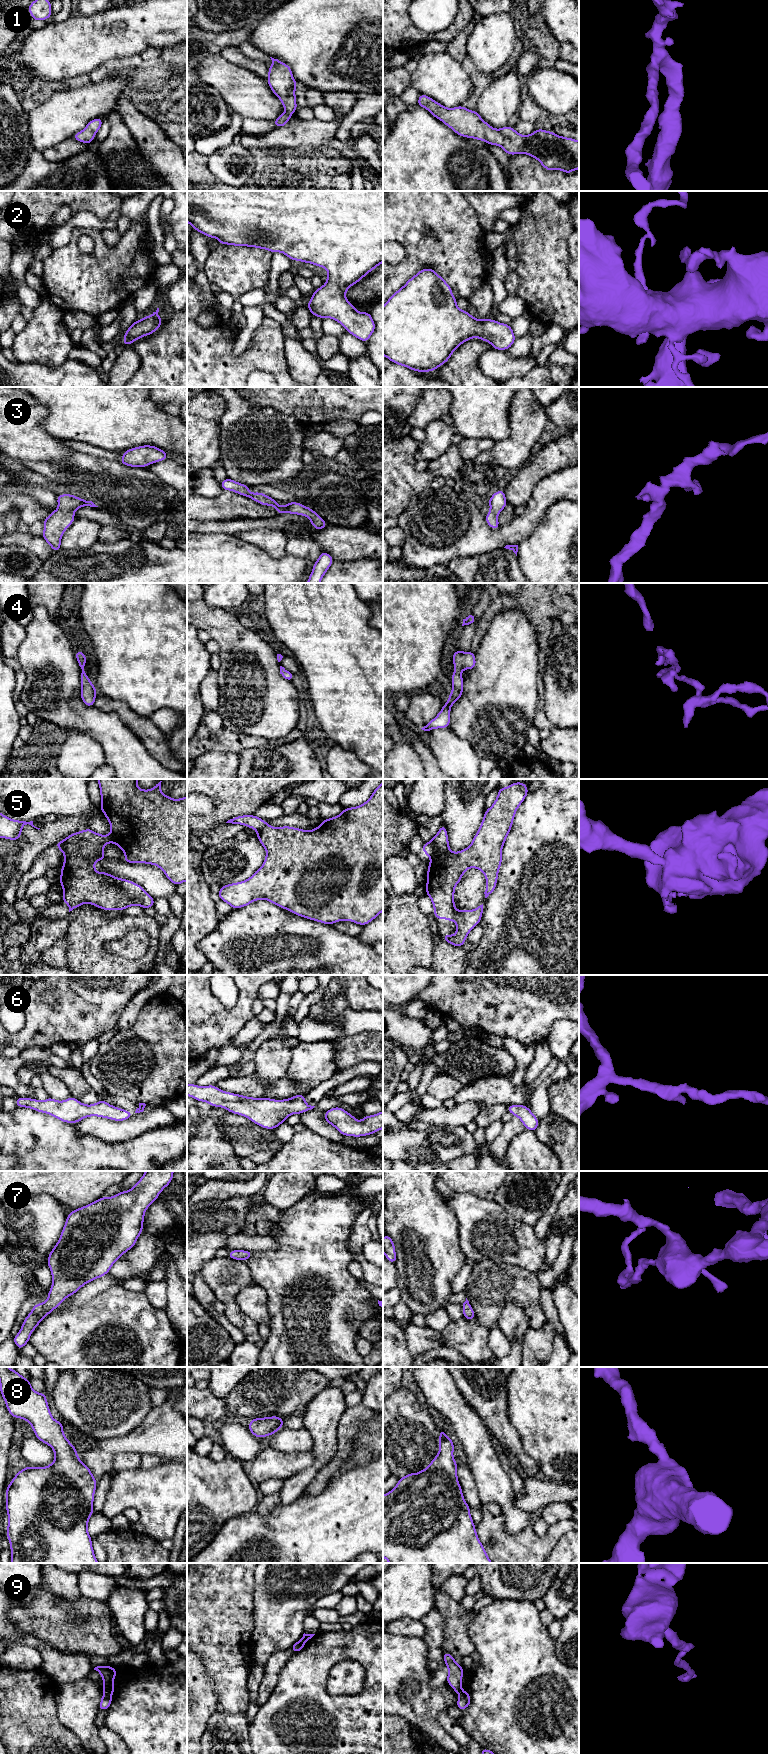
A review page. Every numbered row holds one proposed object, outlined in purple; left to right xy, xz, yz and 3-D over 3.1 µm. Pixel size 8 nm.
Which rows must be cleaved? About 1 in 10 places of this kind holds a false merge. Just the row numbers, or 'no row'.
5, 9

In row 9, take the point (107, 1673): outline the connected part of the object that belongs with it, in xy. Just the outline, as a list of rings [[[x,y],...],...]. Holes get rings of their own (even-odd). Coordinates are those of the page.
[[[108,1665],[97,1666],[94,1670],[98,1671],[103,1679],[103,1691],[106,1695],[113,1695],[114,1689],[114,1677],[117,1675],[116,1668]]]

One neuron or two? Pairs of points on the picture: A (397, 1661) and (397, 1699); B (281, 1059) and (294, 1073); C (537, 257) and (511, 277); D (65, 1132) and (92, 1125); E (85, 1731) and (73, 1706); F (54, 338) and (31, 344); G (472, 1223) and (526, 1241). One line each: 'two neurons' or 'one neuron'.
A: one neuron
B: two neurons
C: two neurons
D: two neurons
E: one neuron
F: one neuron
G: one neuron

